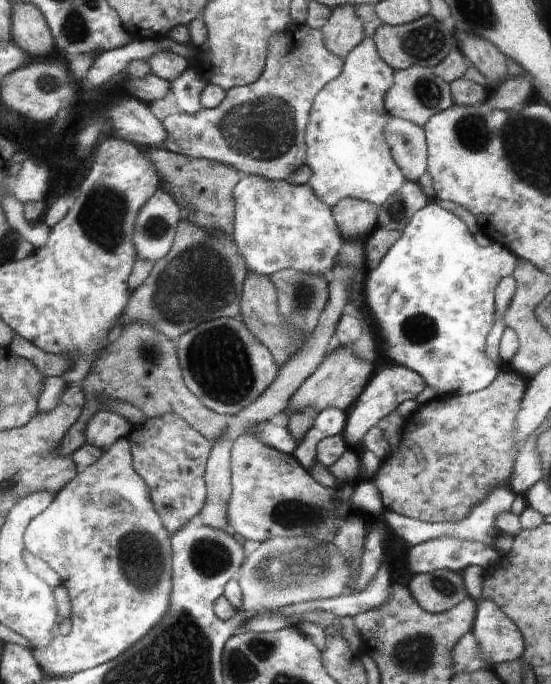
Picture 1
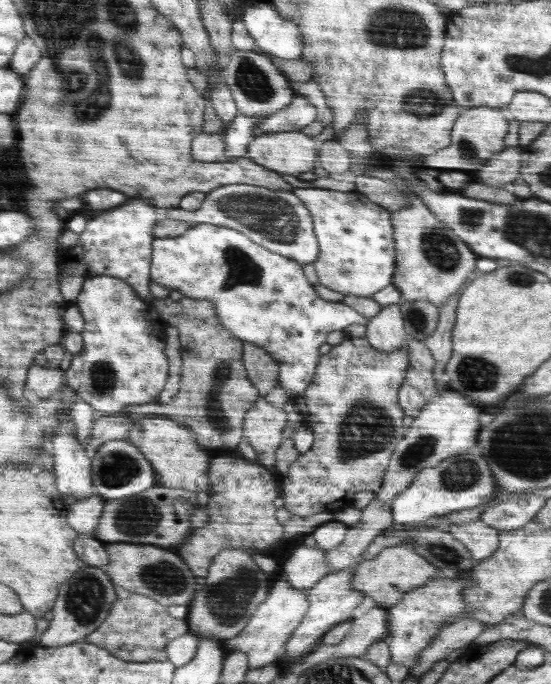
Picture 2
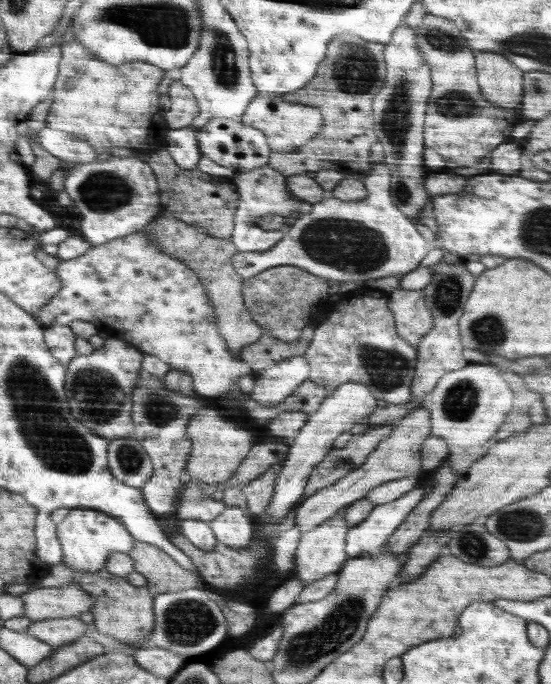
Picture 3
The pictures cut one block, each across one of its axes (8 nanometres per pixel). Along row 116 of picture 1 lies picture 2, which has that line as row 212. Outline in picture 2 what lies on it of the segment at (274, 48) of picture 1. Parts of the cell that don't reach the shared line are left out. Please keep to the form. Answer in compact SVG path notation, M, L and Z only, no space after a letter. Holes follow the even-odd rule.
M232 184L206 193L202 206L196 212L186 212L179 206L171 209L168 210L168 219L192 225L212 224L235 229L263 248L298 261L299 264L314 264L319 260L321 250L315 235L314 218L293 192L270 190L259 185Z

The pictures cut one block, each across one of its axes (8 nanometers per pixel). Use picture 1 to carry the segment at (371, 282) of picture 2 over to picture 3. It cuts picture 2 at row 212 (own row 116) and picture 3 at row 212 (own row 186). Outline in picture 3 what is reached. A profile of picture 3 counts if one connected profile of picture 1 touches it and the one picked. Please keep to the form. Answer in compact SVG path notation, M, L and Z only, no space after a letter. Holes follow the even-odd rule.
M376 163L363 180L366 199L347 202L330 197L316 203L310 214L298 217L288 226L272 250L236 253L232 257L236 272L247 279L273 267L296 266L328 280L357 282L364 287L368 280L402 276L418 269L424 265L431 245L417 232L414 221L404 217L392 201L391 179L387 164Z

